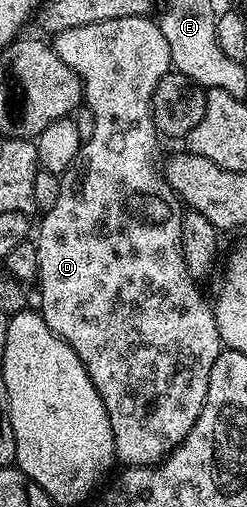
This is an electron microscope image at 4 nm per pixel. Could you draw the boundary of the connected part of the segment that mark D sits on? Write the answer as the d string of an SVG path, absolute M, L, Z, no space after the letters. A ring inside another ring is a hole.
M130 16L129 18L113 18L112 20L98 20L92 24L78 24L72 28L67 27L65 30L54 33L53 47L57 58L61 58L61 62L65 62L65 66L69 66L69 70L73 70L79 75L79 81L83 83L83 100L85 104L91 107L91 136L84 139L82 146L79 147L77 158L73 158L73 162L69 166L69 170L64 172L61 177L61 195L57 197L57 206L53 206L48 212L42 213L41 219L37 224L37 239L34 241L35 249L37 250L37 258L39 259L39 275L37 277L37 285L39 284L39 305L38 311L41 313L44 322L49 326L49 330L53 330L53 334L57 334L60 338L71 347L77 354L77 358L81 358L81 362L85 366L85 370L89 374L89 378L93 382L93 386L97 390L97 394L101 394L101 398L105 402L105 410L109 414L109 426L113 426L113 442L115 443L115 459L120 465L134 466L136 468L146 468L154 466L167 459L183 439L189 434L189 430L193 430L193 426L197 422L197 418L203 409L203 403L207 397L209 390L209 374L213 370L213 362L217 362L221 351L221 341L219 331L217 330L217 322L215 321L215 309L205 297L199 293L200 285L189 274L189 270L185 266L185 258L181 250L181 222L183 221L184 205L176 196L173 189L169 187L166 179L154 168L155 164L155 131L157 125L151 114L151 99L157 90L157 82L161 82L161 78L166 72L172 71L171 55L169 54L169 42L165 42L165 34L161 34L158 23L154 19L146 16Z

